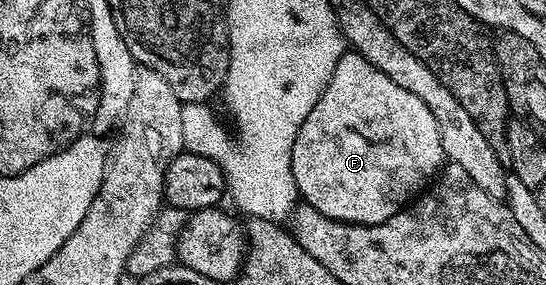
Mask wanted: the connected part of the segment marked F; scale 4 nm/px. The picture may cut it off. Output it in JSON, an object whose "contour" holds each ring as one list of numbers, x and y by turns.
{"contour":[[345,51,338,59,326,91,314,103,314,111,306,115,294,139,292,152,297,194,322,215,351,225,386,223,401,207,425,192,445,164,438,123,430,115,430,107,418,95,410,95,406,87,398,87,394,79,382,75,378,67,355,51]]}

